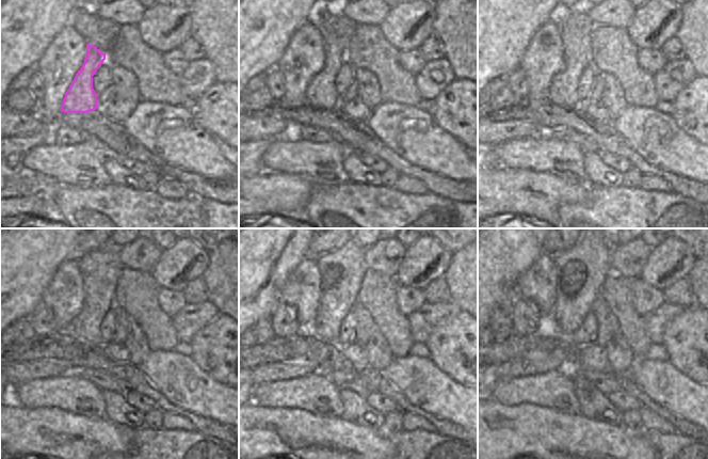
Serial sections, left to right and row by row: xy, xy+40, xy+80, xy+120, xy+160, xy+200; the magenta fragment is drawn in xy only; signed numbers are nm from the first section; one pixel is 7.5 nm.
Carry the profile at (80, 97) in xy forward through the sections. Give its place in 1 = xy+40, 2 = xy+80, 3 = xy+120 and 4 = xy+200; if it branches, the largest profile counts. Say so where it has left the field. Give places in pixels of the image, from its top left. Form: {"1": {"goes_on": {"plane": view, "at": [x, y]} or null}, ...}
{"1": {"goes_on": {"plane": "xy+40", "at": [321, 93]}}, "2": {"goes_on": {"plane": "xy+80", "at": [576, 29]}}, "3": {"goes_on": {"plane": "xy+120", "at": [99, 269]}}, "4": {"goes_on": {"plane": "xy+200", "at": [581, 269]}}}

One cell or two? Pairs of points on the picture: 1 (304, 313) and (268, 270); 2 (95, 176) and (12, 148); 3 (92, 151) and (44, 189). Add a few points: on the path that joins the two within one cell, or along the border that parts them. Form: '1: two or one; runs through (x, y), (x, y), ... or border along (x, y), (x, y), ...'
1: two; border along (295, 266), (280, 291), (279, 300)
2: two; border along (48, 141), (37, 144), (25, 157), (23, 168)
3: two; border along (35, 171), (52, 176), (60, 183), (67, 185)

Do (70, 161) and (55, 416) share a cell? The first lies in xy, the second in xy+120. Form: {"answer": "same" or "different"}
{"answer": "different"}

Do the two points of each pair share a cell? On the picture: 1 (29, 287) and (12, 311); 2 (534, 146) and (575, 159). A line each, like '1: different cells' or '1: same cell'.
1: same cell
2: same cell

